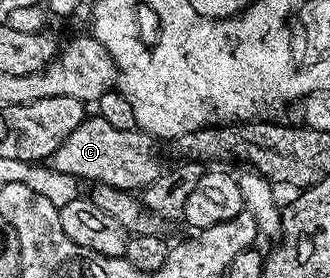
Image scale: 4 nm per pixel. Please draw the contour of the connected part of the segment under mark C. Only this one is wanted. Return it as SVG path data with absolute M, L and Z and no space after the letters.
M99 114L90 115L55 150L51 168L59 174L67 174L78 182L100 182L124 192L136 193L155 182L163 173L161 156L157 153L158 141L148 132L115 130Z

